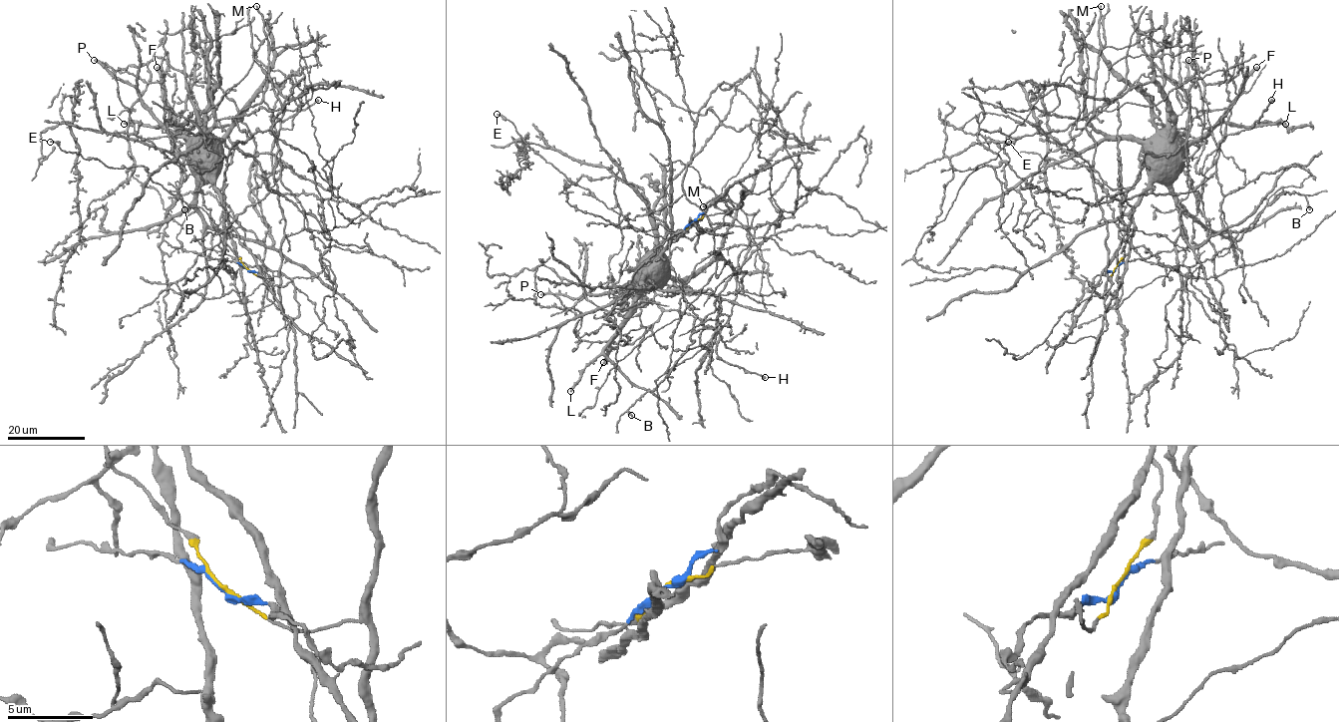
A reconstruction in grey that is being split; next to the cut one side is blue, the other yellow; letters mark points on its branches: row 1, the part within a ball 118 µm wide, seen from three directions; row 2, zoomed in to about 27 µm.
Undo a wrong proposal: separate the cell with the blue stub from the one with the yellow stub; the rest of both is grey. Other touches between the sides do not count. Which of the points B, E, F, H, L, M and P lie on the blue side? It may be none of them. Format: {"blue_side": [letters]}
{"blue_side": ["B", "F", "H", "L", "P"]}

